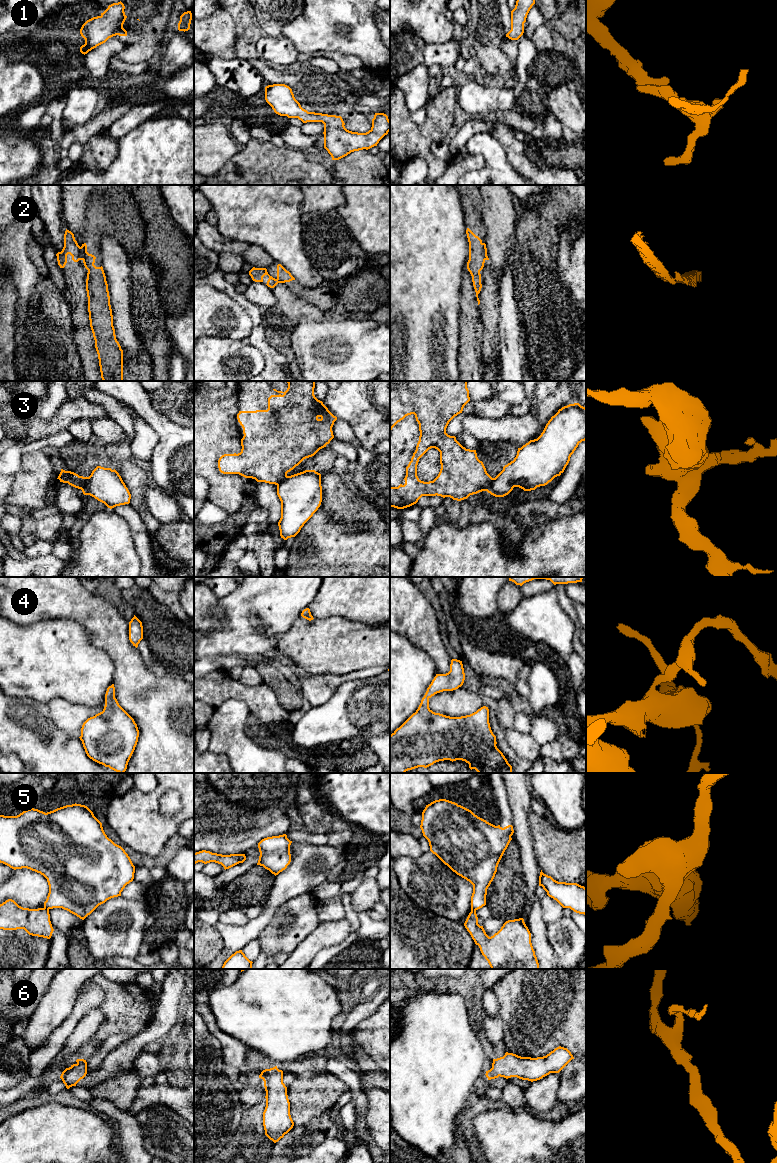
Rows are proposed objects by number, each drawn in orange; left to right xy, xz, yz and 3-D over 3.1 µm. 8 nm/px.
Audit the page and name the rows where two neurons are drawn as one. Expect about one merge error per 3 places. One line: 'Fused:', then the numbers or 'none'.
Fused: 2, 3, 5

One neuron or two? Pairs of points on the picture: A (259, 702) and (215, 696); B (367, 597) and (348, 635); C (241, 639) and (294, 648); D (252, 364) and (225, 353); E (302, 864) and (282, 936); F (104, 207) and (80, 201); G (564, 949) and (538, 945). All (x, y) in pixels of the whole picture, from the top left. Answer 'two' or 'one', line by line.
A: one
B: two
C: two
D: one
E: two
F: two
G: two

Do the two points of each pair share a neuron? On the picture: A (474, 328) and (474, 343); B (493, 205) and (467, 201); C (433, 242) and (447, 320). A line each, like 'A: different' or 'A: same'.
A: same
B: different
C: same

